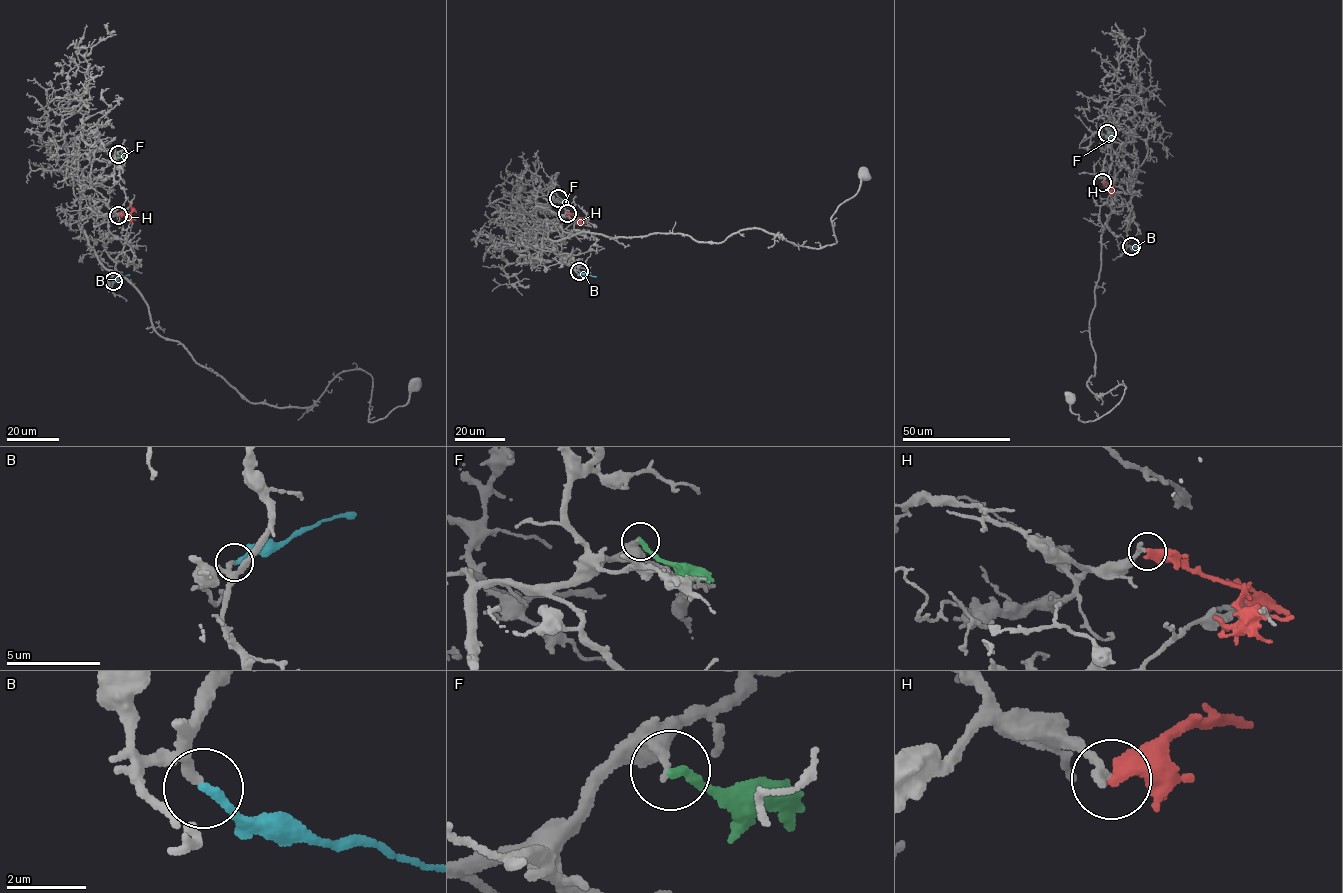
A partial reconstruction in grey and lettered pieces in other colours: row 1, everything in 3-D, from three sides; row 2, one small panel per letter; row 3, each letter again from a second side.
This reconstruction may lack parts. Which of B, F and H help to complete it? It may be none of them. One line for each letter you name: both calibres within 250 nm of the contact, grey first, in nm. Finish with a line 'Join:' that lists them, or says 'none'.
B: 240/220 nm
Join: B

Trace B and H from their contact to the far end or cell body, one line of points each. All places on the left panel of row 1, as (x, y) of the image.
B: (113, 281), (130, 274)
H: (118, 215), (127, 211), (129, 218), (136, 220)

